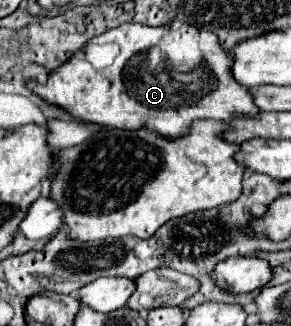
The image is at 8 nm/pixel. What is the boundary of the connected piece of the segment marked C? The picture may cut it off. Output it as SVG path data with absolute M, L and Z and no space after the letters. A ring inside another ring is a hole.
M172 21L164 27L148 27L142 23L124 23L116 29L110 29L96 37L98 43L116 43L120 47L120 55L106 69L94 69L82 51L78 51L68 63L58 67L46 85L30 83L30 89L44 97L50 103L60 105L70 111L74 117L100 123L112 129L150 129L164 137L184 137L190 131L192 121L196 119L218 119L230 121L232 117L258 117L260 109L256 107L252 93L248 87L240 85L232 77L232 55L220 47L218 37L210 31L196 29L192 25ZM180 67L188 67L184 73Z

